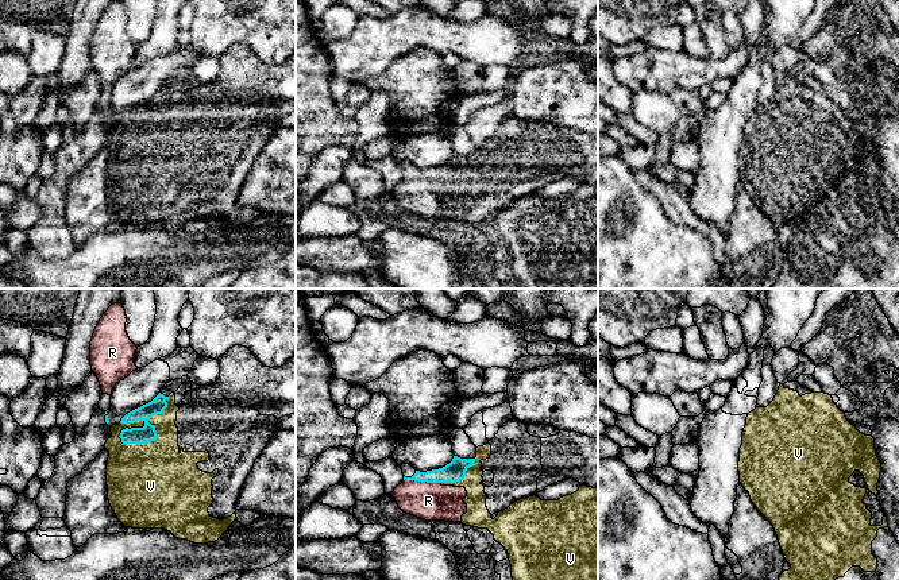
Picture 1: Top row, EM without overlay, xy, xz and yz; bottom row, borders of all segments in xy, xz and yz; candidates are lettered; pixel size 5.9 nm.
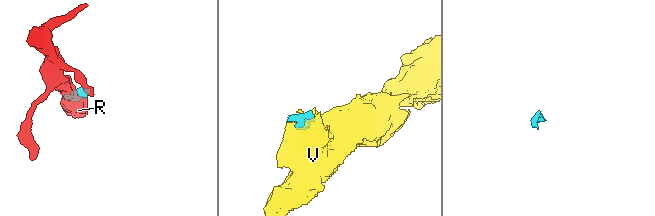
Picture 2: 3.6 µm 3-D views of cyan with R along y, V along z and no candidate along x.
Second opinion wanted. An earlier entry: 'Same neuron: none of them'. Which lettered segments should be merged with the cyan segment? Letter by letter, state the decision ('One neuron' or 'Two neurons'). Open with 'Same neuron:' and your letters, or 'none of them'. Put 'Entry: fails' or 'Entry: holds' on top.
Entry: fails
Same neuron: R
R: One neuron
V: Two neurons

